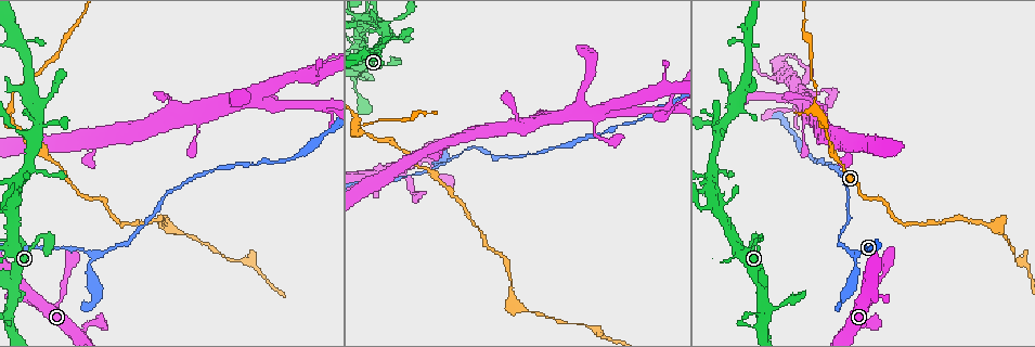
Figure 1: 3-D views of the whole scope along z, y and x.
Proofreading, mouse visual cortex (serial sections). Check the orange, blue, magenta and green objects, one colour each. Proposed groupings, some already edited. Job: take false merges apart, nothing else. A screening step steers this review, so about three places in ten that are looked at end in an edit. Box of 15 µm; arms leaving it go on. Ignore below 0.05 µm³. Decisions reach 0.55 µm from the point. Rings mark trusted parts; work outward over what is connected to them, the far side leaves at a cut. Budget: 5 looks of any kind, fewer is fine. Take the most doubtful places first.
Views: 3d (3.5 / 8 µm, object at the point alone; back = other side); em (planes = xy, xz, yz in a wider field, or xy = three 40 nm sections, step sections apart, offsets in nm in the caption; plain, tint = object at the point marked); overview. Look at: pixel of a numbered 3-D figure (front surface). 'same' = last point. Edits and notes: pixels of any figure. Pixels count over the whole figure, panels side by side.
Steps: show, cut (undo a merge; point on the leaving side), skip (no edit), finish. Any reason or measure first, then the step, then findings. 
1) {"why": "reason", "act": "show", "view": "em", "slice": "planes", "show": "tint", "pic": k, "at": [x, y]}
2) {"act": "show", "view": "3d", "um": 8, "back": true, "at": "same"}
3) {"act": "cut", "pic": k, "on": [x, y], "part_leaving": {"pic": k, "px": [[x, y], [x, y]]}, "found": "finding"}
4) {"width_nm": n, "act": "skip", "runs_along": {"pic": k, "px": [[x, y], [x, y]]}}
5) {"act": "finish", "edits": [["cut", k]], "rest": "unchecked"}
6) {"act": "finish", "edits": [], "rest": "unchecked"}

{"why": "three-way junction", "act": "show", "view": "3d", "um": 3.5, "back": true, "pic": 1, "at": [12, 102]}

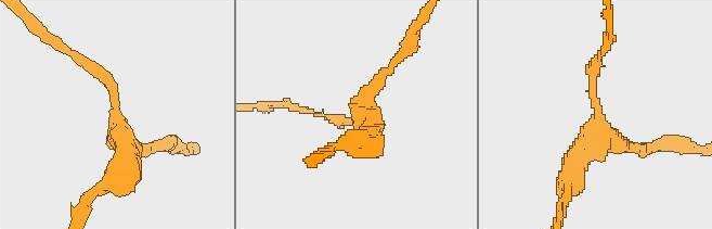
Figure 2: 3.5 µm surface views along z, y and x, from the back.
{"arms": 3, "arm_widths_nm": [150, 200, 400], "act": "show", "view": "em", "slice": "xy", "step": 5, "show": "tint", "pic": 2, "at": [115, 116]}

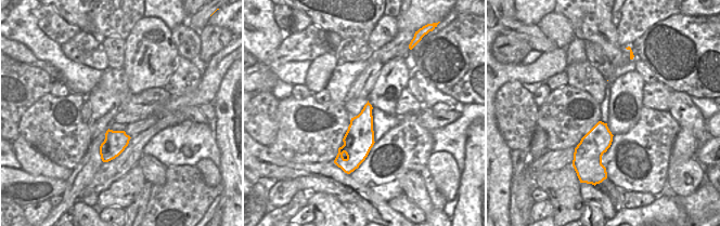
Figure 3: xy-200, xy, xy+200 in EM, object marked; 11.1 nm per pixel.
{"act": "skip", "runs_along": {"pic": 2, "px": [[116, 175], [116, 92], [79, 55]]}, "found": "all the same cell"}

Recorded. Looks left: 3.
{"why": "four-way junction", "act": "show", "view": "3d", "um": 3.5, "pic": 1, "at": [380, 25]}

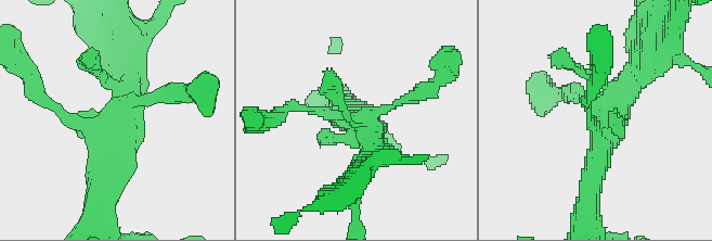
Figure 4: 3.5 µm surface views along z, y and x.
{"why": "shape alone is not enough", "act": "show", "view": "em", "slice": "xy", "step": 2, "show": "tint", "pic": 4, "at": [606, 134]}

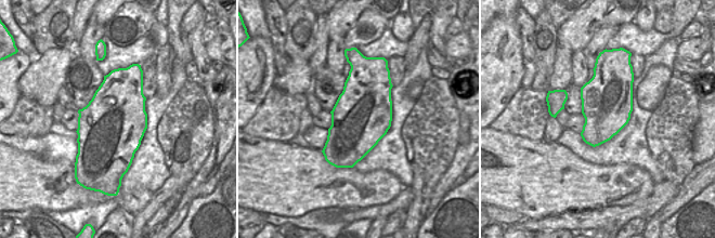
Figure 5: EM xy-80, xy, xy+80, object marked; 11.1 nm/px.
{"why": "another direction", "act": "show", "view": "em", "slice": "xy", "step": 3, "show": "tint", "at": "same"}

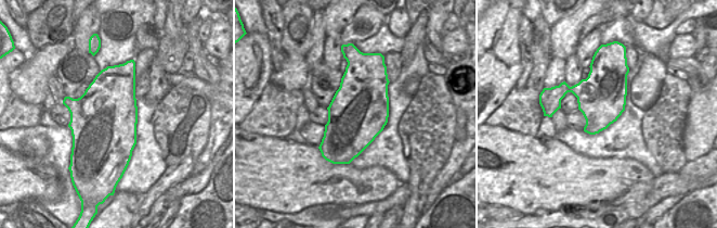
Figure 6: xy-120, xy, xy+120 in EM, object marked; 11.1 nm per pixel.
{"act": "skip", "runs_along": {"pic": 4, "px": [[587, 201], [612, 104], [637, 72]]}, "found": "continuous, no second cell"}

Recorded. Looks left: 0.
{"act": "finish", "edits": [], "rest": "unchecked"}

